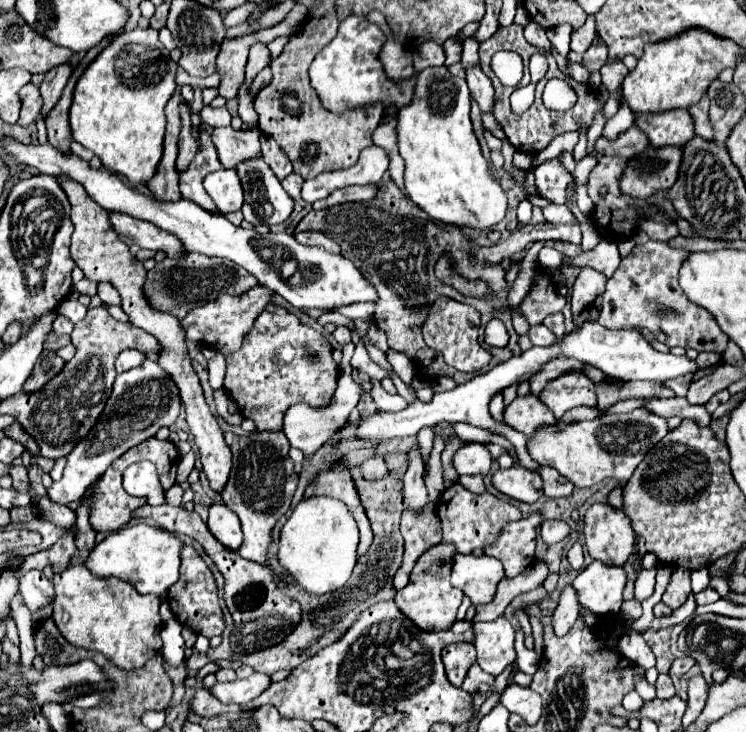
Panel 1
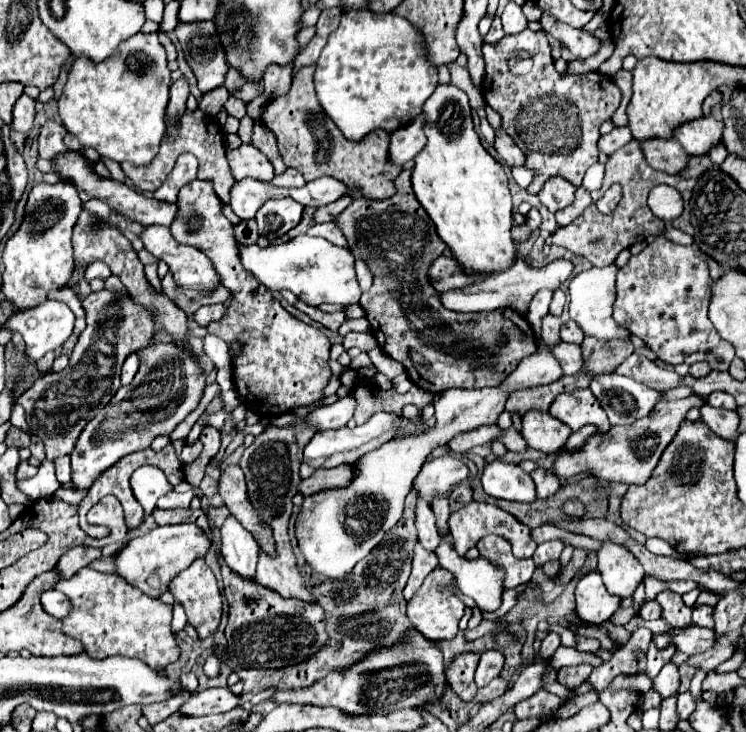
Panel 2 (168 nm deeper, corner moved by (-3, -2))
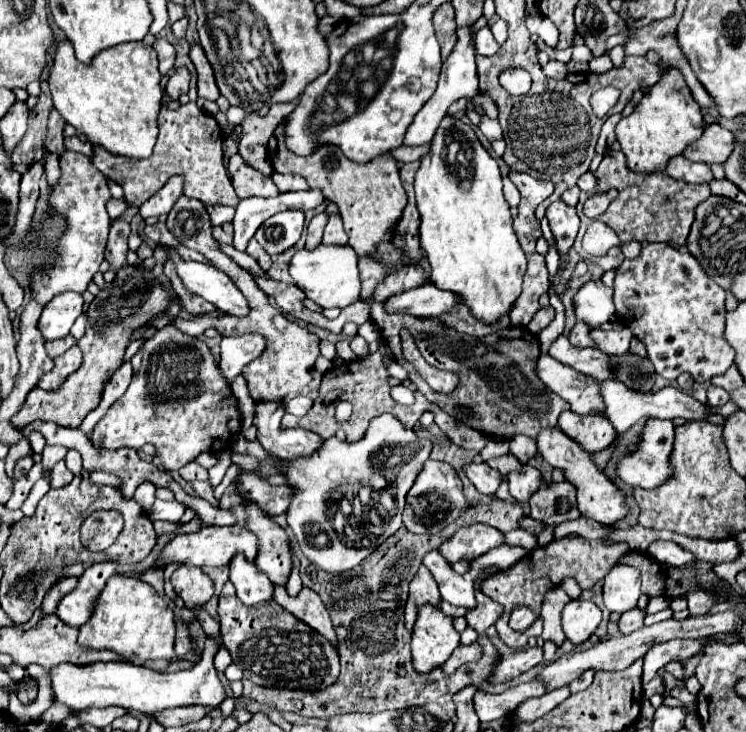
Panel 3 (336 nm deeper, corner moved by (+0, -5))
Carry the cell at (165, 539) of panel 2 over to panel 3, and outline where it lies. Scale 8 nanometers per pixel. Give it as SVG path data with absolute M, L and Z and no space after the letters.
M210 525L210 527L202 527L196 533L180 533L174 539L170 539L162 547L160 557L154 563L154 569L164 569L170 563L196 565L196 567L206 567L206 565L210 565L210 567L224 567L224 565L230 563L230 559L236 553L244 553L250 561L254 561L256 547L258 547L256 537L248 529L244 529L244 527L216 527L216 525Z

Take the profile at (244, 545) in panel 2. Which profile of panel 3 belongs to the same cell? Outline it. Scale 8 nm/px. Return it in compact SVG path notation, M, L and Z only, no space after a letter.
M234 557L230 561L230 581L236 587L236 593L244 605L256 605L272 599L272 581L256 569L252 561L244 561L244 557Z

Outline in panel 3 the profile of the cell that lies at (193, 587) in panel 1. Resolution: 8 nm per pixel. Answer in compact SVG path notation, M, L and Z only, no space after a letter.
M180 565L172 573L170 583L172 583L176 595L184 601L186 609L200 609L214 595L212 579L202 569L196 569L196 567Z

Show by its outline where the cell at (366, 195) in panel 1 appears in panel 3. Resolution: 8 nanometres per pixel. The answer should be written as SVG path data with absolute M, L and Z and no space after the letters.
M322 211L318 215L312 217L312 221L308 223L308 239L306 239L306 249L314 249L320 245L320 239L322 239L322 231L324 231L324 225L328 223L328 213Z

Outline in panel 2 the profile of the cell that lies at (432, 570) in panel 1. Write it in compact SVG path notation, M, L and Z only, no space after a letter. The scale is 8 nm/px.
M437 568L431 576L425 578L423 586L407 604L407 618L411 620L415 630L427 640L453 640L459 632L459 620L463 618L463 610L465 604L453 594L453 574L443 568Z

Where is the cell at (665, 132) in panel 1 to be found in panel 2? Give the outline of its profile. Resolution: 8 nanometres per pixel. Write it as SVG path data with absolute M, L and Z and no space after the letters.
M703 116L699 118L699 122L689 122L687 126L679 126L679 130L675 130L675 138L683 144L689 156L701 156L709 154L711 148L719 146L723 128L725 128L723 122L711 116Z

